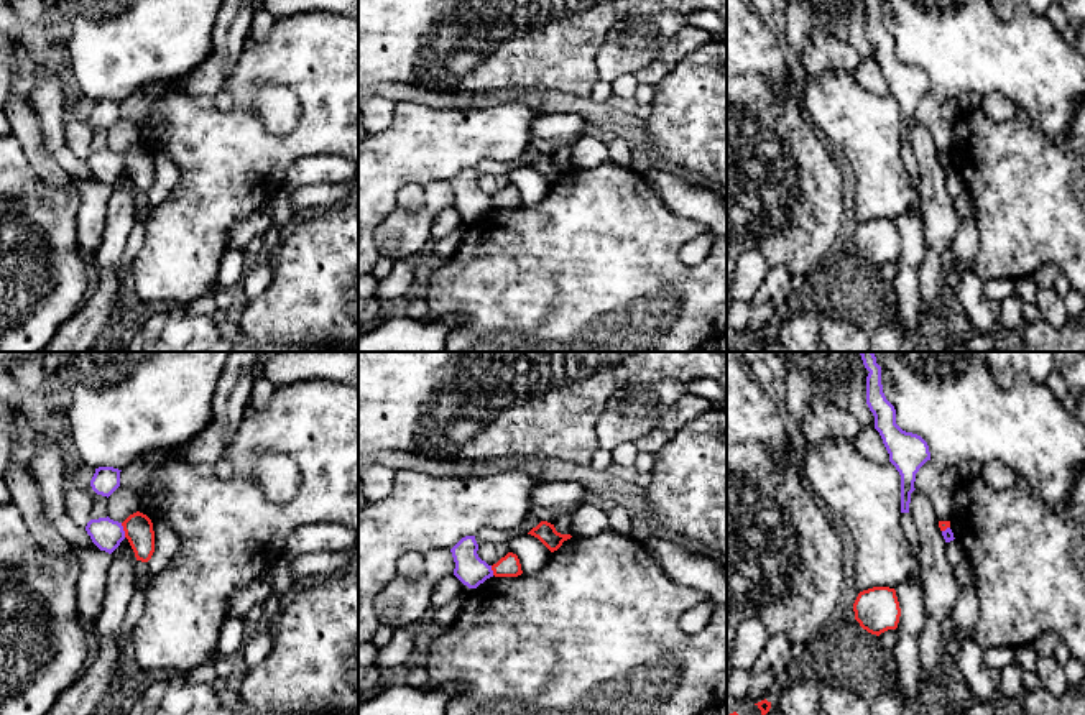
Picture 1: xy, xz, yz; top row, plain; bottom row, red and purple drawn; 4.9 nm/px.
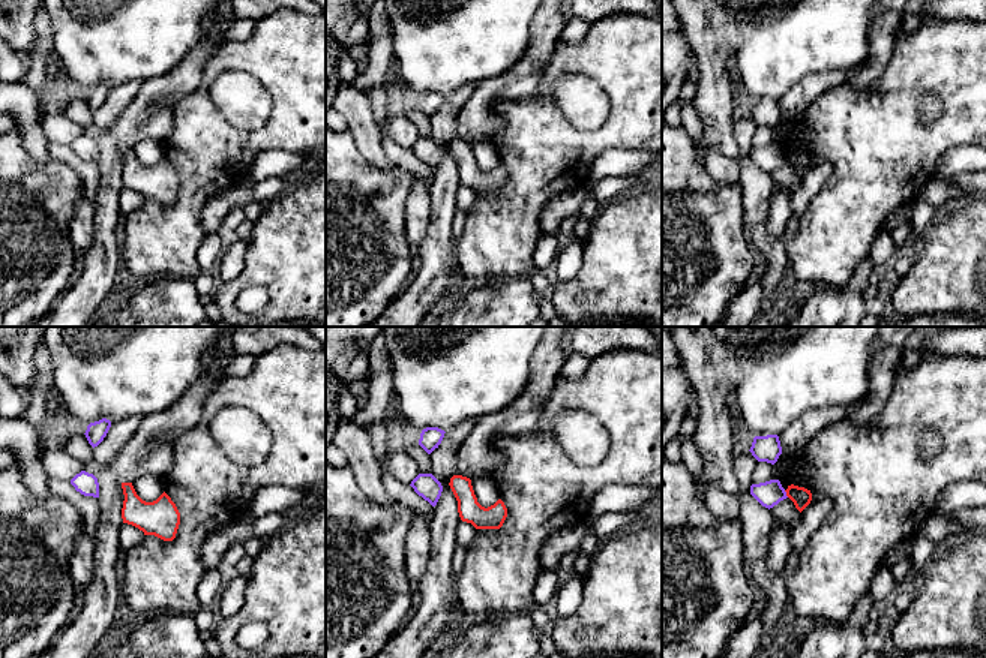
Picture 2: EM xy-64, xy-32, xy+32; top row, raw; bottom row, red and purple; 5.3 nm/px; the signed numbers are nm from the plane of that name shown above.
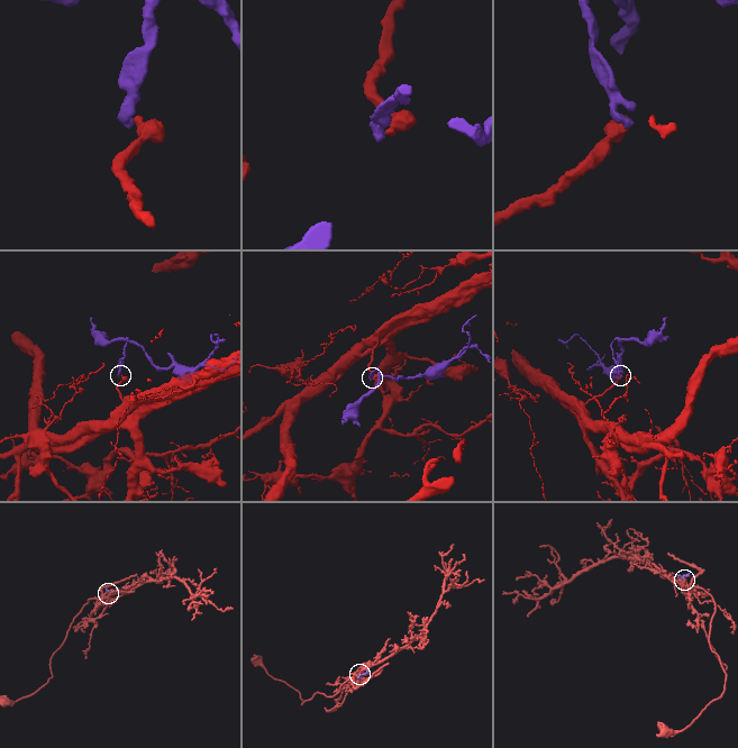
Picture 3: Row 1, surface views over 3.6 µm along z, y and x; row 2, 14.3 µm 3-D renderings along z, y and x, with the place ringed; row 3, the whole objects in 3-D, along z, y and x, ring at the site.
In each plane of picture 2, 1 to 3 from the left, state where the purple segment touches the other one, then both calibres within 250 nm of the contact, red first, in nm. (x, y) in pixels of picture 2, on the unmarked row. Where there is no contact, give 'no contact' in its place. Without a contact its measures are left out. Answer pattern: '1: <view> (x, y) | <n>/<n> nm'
1: no contact
2: no contact
3: xy+32 (787, 158) | 100/140 nm

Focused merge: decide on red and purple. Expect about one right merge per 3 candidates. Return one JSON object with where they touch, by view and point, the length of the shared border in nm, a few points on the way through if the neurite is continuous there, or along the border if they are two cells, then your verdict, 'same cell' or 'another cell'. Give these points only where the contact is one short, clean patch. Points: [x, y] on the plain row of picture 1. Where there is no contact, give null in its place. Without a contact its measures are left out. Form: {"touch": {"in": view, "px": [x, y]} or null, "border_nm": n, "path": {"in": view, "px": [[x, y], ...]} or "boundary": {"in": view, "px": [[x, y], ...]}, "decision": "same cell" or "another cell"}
{"touch": {"in": "xy", "px": [124, 161]}, "border_nm": 80, "boundary": {"in": "xy", "px": [[120, 155], [125, 168]]}, "decision": "another cell"}

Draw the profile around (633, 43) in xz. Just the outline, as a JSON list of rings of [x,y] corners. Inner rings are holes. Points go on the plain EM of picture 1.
[[[677,12],[633,16],[618,21],[598,49],[595,64],[602,81],[615,81],[621,74],[636,74],[651,64],[666,43],[687,26]]]

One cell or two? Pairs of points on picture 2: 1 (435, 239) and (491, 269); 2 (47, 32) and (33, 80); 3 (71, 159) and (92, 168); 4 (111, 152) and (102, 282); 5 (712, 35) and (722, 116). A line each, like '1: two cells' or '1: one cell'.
1: two cells
2: one cell
3: one cell
4: one cell
5: one cell

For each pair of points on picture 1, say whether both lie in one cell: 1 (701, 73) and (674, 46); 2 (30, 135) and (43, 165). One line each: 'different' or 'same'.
1: different
2: same

